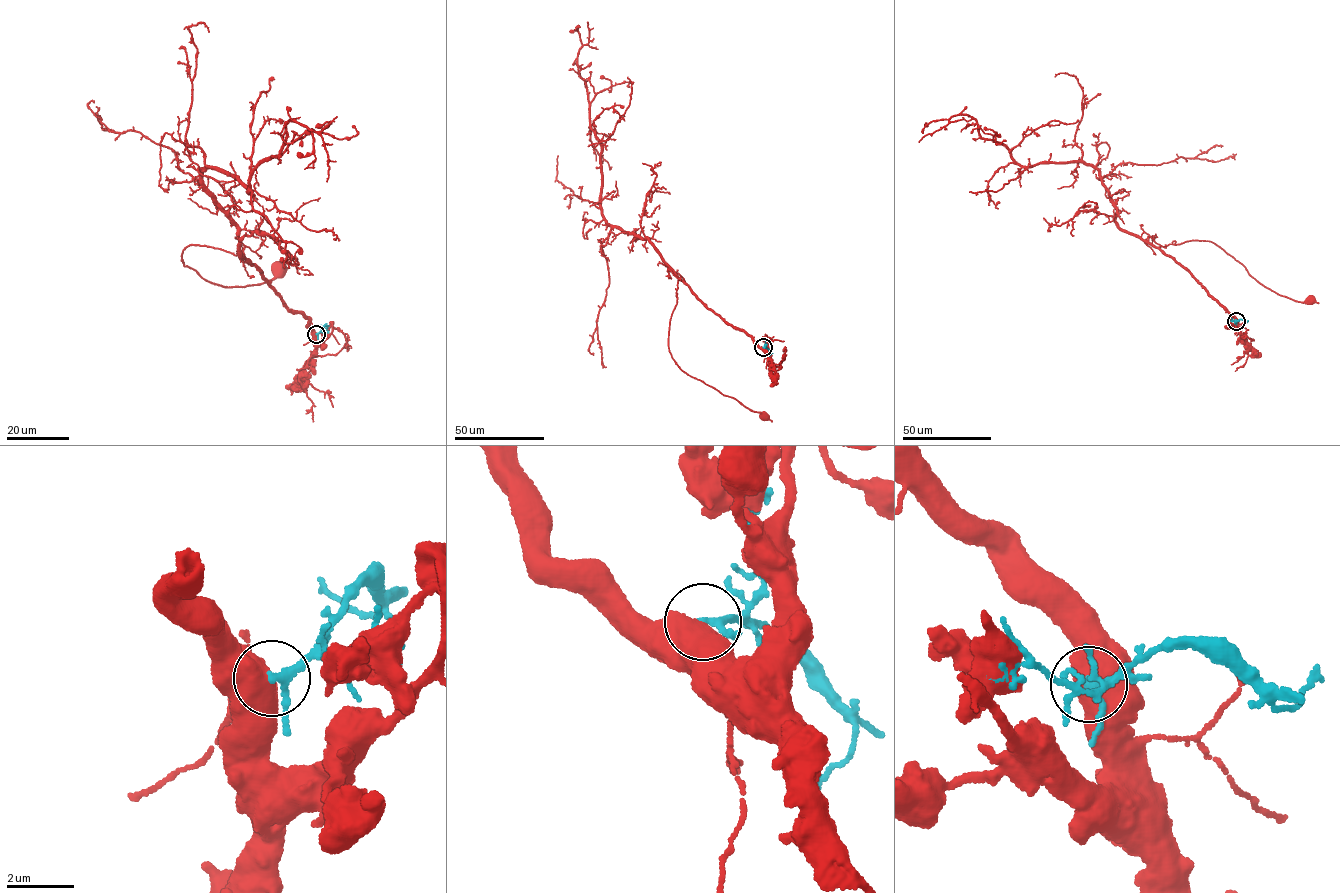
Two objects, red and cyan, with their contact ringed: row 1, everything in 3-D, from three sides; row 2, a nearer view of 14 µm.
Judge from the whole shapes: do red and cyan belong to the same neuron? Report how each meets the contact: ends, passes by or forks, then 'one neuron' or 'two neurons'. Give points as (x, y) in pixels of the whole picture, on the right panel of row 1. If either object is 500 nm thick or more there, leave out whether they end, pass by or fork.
two neurons

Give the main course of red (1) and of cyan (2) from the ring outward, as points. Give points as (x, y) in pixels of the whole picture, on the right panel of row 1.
1: (1235, 321), (1193, 275), (1158, 247), (1192, 240), (1209, 240), (1270, 289), (1302, 303), (1309, 299)
2: (1236, 321), (1248, 321)

